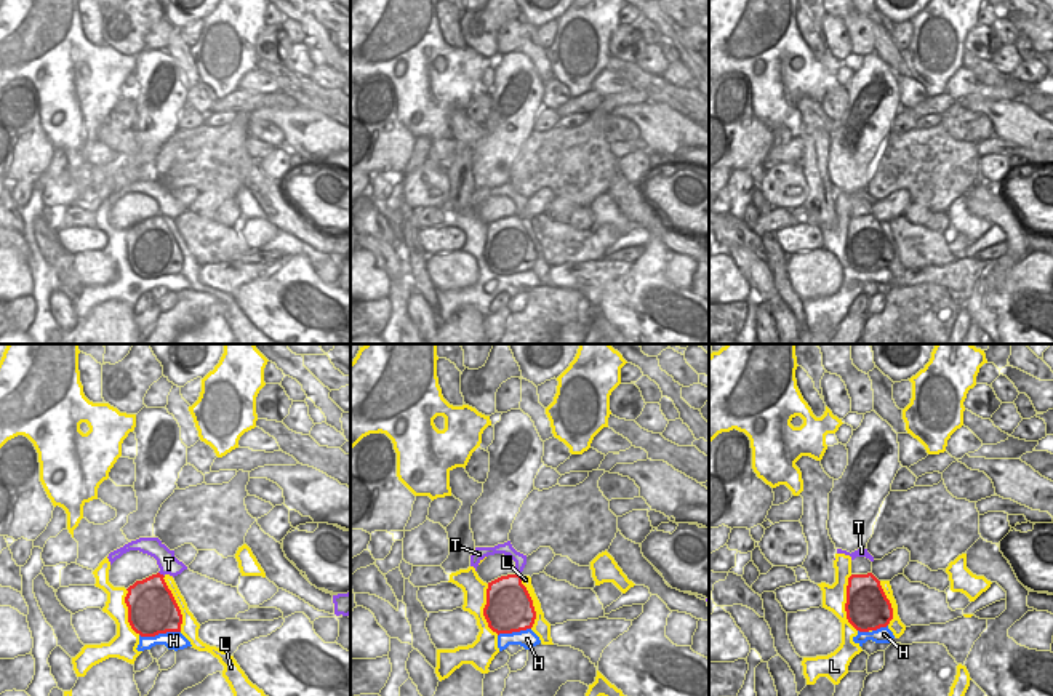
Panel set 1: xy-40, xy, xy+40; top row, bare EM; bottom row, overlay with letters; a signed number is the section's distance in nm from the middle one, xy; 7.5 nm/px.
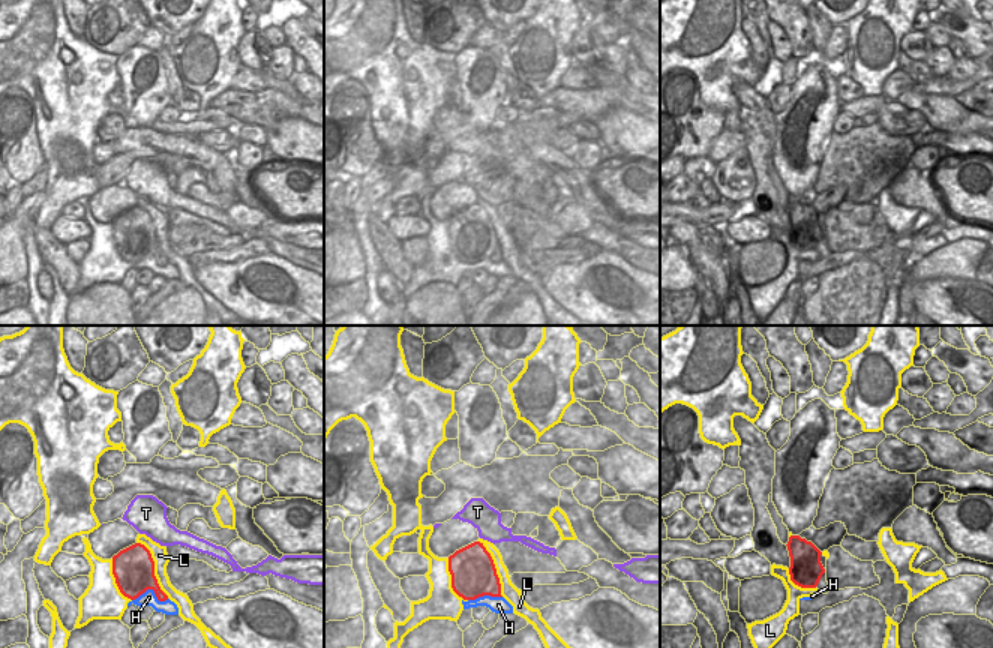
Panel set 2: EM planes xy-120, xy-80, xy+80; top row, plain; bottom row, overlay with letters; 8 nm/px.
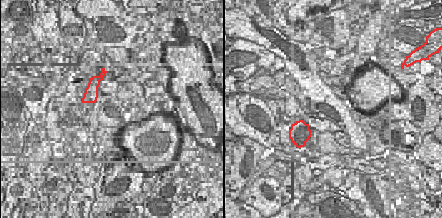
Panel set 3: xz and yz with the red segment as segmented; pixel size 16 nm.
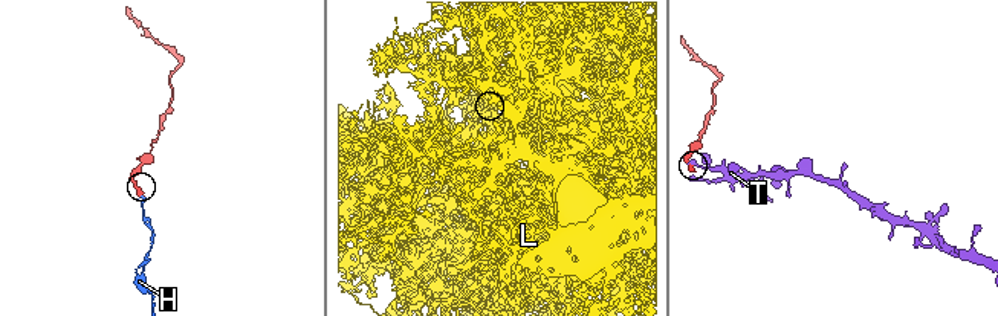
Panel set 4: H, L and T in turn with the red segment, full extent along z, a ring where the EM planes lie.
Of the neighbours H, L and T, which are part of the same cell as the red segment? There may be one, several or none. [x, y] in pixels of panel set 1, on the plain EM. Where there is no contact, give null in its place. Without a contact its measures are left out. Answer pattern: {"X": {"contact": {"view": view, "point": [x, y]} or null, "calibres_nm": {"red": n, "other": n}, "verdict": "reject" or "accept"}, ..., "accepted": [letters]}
{"H": {"contact": {"view": "xy-40", "point": [159, 274]}, "calibres_nm": {"red": 380, "other": 140}, "verdict": "accept"}, "L": {"contact": {"view": "xy+40", "point": [845, 245]}, "calibres_nm": {"red": 340, "other": 190}, "verdict": "reject"}, "T": {"contact": {"view": "xy-40", "point": [162, 216]}, "calibres_nm": {"red": 360, "other": 150}, "verdict": "reject"}, "accepted": ["H"]}

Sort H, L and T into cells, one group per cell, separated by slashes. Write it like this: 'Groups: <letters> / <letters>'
Groups: H / L / T

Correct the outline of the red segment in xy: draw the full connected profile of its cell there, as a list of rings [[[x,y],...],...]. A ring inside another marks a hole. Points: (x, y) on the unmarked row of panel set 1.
[[[518,214],[488,224],[483,258],[488,269],[498,275],[499,293],[509,286],[530,291],[541,285],[531,272],[536,261],[533,242]]]

